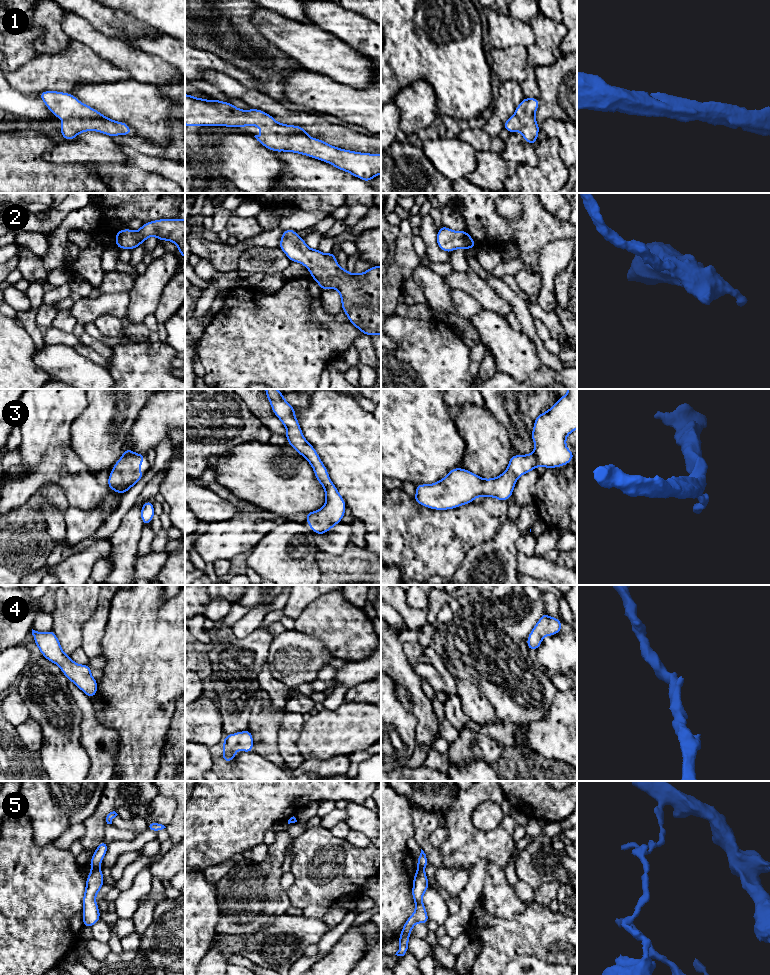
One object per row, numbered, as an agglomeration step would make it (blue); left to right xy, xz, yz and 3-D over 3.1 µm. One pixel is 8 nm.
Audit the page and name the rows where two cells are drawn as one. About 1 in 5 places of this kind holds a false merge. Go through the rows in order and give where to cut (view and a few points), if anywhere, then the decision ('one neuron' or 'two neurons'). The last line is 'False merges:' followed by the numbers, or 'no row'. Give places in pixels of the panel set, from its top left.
1: no cut | one neuron
2: no cut | one neuron
3: no cut | one neuron
4: no cut | one neuron
5: xy (97, 867), (92, 869) | two neurons
False merges: 5

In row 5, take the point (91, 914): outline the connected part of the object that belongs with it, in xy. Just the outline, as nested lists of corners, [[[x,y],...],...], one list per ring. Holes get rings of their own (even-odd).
[[[99,868],[91,869],[87,879],[83,896],[83,926],[92,927],[100,920],[100,911],[95,897],[104,885],[104,875]]]

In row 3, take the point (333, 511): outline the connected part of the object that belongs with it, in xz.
[[[265,389],[265,393],[270,401],[273,413],[287,429],[285,436],[288,444],[310,463],[314,470],[315,478],[325,490],[326,502],[324,506],[319,510],[306,514],[306,522],[311,530],[323,535],[341,522],[345,515],[346,502],[330,480],[327,468],[322,463],[315,448],[307,442],[302,434],[299,422],[295,416],[294,407],[284,399],[284,394],[276,389]]]

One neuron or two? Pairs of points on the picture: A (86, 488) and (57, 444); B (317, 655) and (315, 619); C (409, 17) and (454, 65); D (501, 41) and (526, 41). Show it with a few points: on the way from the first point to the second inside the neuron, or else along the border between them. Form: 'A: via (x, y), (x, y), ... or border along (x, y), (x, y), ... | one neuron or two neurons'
A: via (74, 481), (57, 464), (57, 456) | one neuron
B: border along (295, 628), (317, 636), (332, 654) | two neurons
C: via (409, 32), (439, 62) | one neuron
D: via (507, 40), (520, 40) | one neuron

